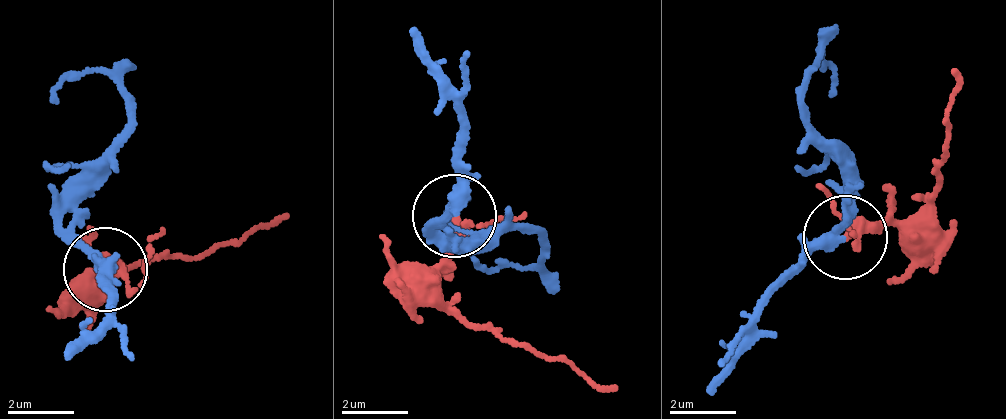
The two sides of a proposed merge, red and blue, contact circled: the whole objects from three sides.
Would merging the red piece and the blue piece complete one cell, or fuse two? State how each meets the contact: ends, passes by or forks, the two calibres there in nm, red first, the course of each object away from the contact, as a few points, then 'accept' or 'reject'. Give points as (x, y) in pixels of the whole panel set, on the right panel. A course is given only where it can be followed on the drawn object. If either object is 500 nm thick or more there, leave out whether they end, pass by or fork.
red passes by | blue passes by | 320/320 nm | red via (846, 234), (926, 210), (958, 70) | blue via (846, 234), (847, 167), (812, 128), (803, 72), (823, 52), (832, 95) | accept

